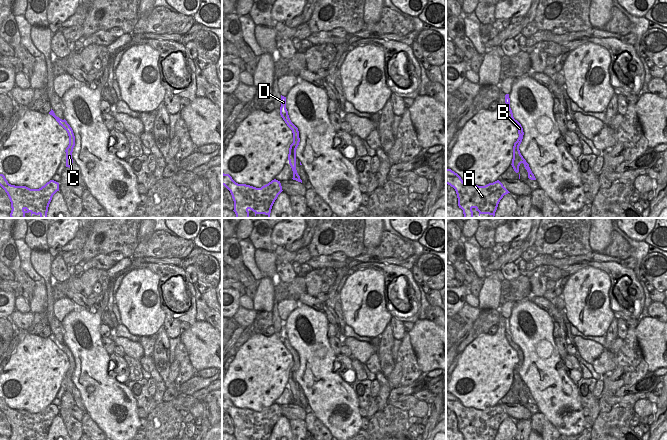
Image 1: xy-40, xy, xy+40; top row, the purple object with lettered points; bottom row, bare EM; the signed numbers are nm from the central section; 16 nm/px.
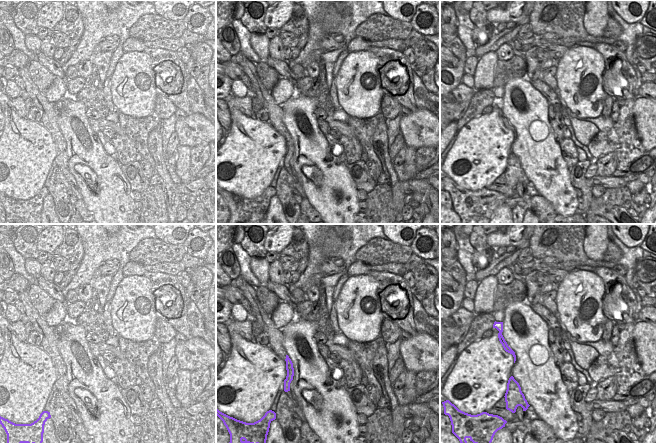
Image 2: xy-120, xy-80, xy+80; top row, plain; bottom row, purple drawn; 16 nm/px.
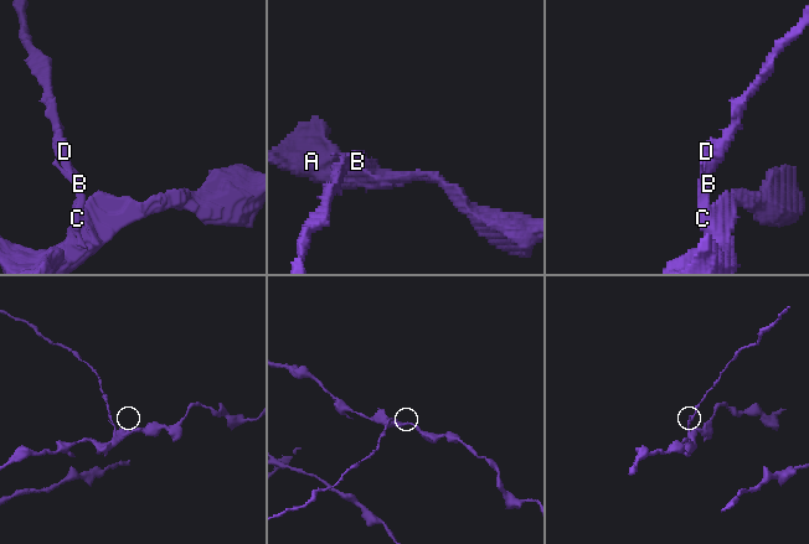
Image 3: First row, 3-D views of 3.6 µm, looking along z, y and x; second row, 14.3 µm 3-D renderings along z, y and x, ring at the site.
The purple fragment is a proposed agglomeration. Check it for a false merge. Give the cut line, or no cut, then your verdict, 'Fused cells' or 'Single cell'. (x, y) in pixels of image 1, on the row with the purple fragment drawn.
Split along xy+40 (514, 144), (518, 149). Fused cells.

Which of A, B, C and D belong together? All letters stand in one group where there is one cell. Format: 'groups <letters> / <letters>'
groups A / B C D

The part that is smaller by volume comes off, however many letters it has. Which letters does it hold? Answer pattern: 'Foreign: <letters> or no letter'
Foreign: B, C, D

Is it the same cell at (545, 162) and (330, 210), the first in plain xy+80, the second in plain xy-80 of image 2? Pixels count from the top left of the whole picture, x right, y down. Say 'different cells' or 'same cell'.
same cell

